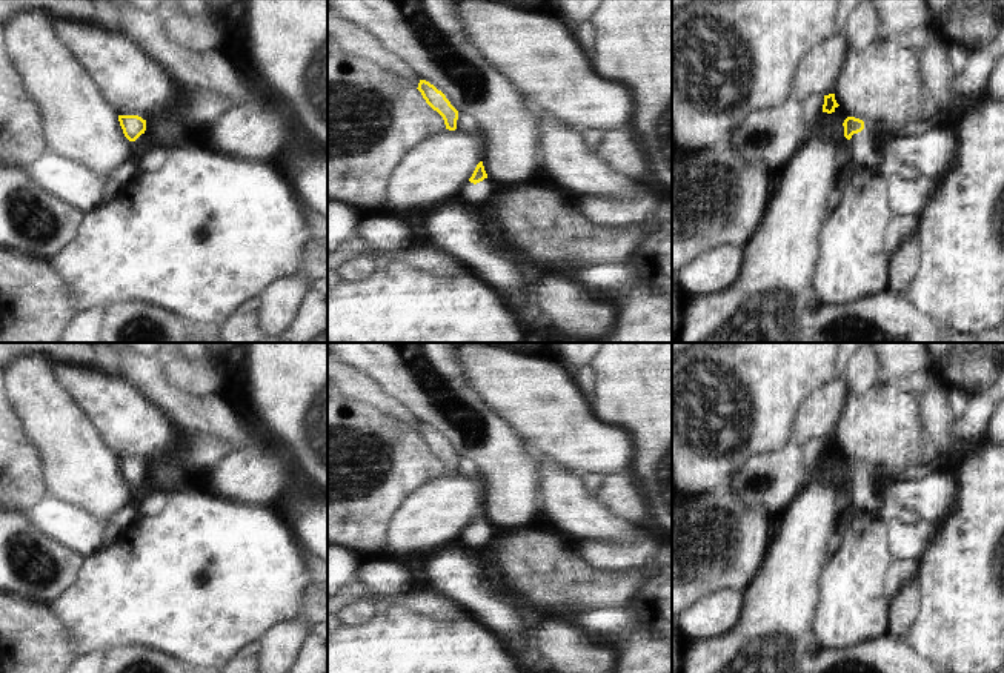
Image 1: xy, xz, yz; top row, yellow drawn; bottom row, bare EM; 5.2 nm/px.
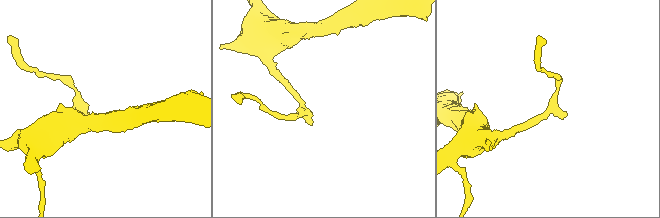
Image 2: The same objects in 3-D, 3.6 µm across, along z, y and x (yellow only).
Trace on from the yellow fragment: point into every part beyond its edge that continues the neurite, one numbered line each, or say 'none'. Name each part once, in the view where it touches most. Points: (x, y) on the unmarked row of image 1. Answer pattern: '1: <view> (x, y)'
1: yz (863, 493)

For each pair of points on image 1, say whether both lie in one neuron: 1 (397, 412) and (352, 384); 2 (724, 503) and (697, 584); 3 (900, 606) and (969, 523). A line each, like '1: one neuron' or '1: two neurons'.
1: one neuron
2: one neuron
3: two neurons

